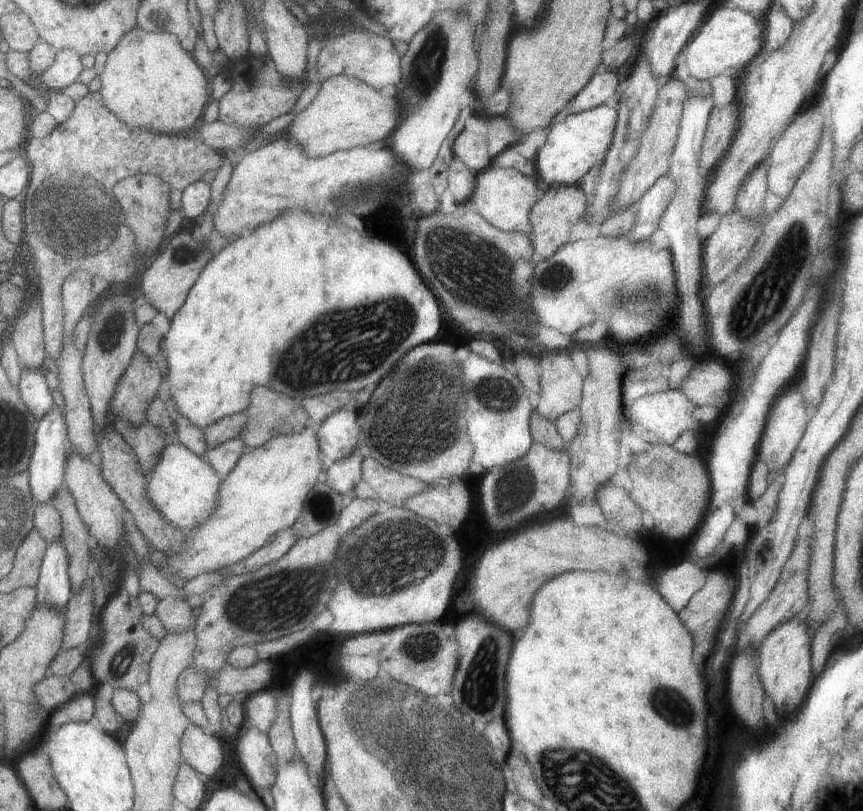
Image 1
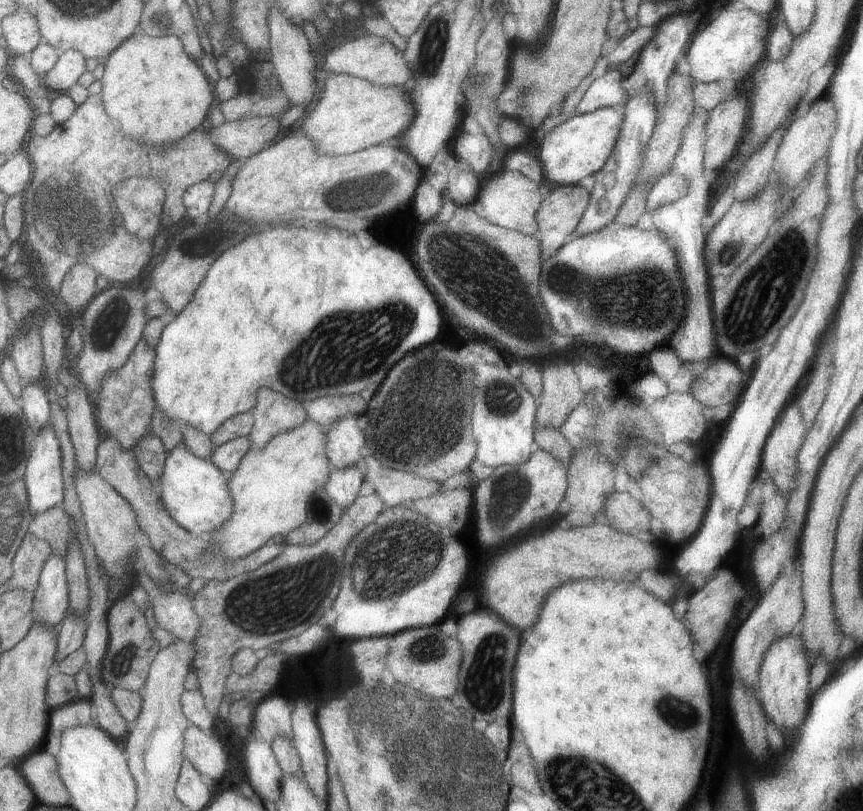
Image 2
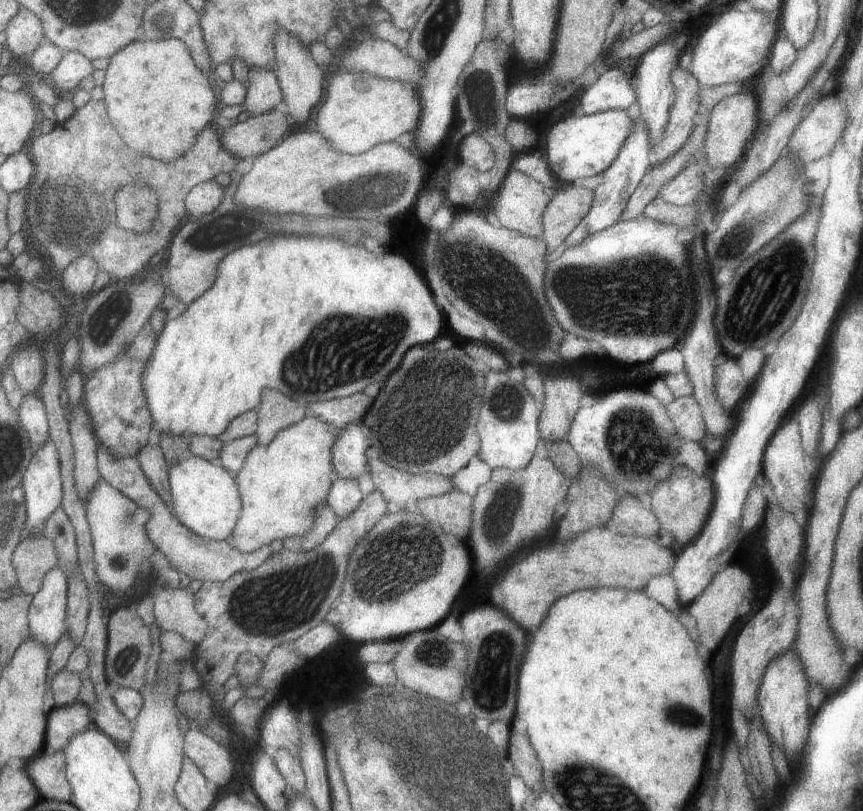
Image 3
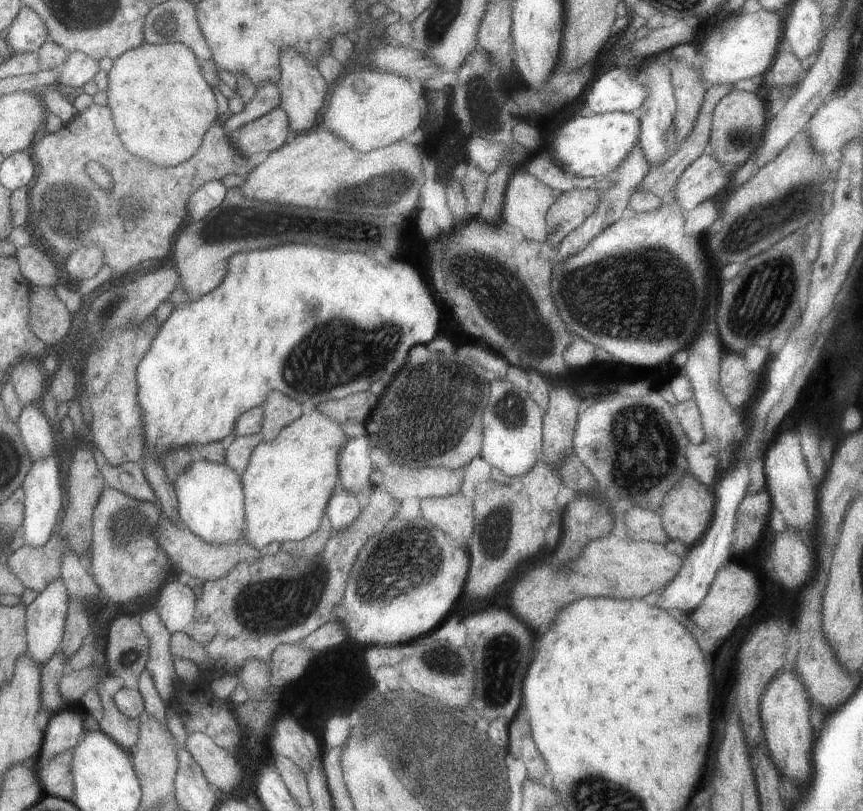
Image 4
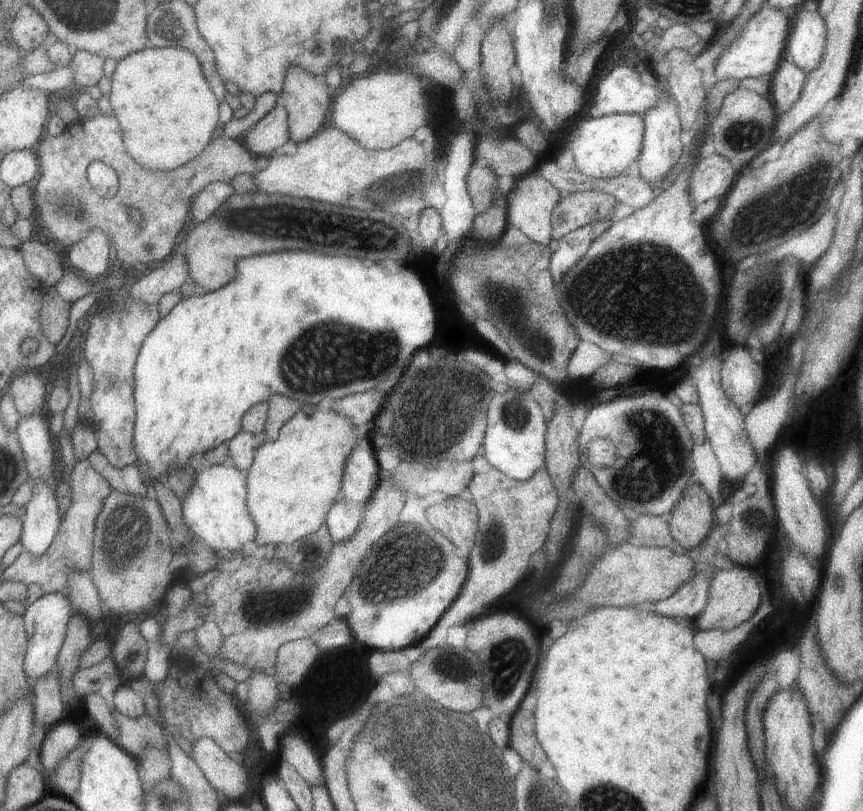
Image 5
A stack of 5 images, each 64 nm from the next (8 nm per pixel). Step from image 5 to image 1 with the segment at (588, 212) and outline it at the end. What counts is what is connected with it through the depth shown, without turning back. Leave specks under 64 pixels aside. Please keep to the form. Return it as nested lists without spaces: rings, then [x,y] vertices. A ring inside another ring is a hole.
[[[551,186],[541,198],[531,206],[529,212],[529,222],[531,222],[531,232],[529,240],[535,250],[535,260],[547,260],[551,258],[557,250],[561,250],[567,244],[569,238],[569,228],[579,220],[585,218],[587,208],[585,208],[585,196],[581,188],[575,186]]]

